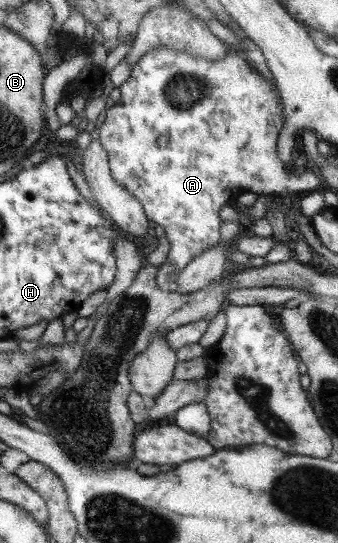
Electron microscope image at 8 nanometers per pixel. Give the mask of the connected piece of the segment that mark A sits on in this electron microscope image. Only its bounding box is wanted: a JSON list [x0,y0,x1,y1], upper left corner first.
[98,47,319,287]

